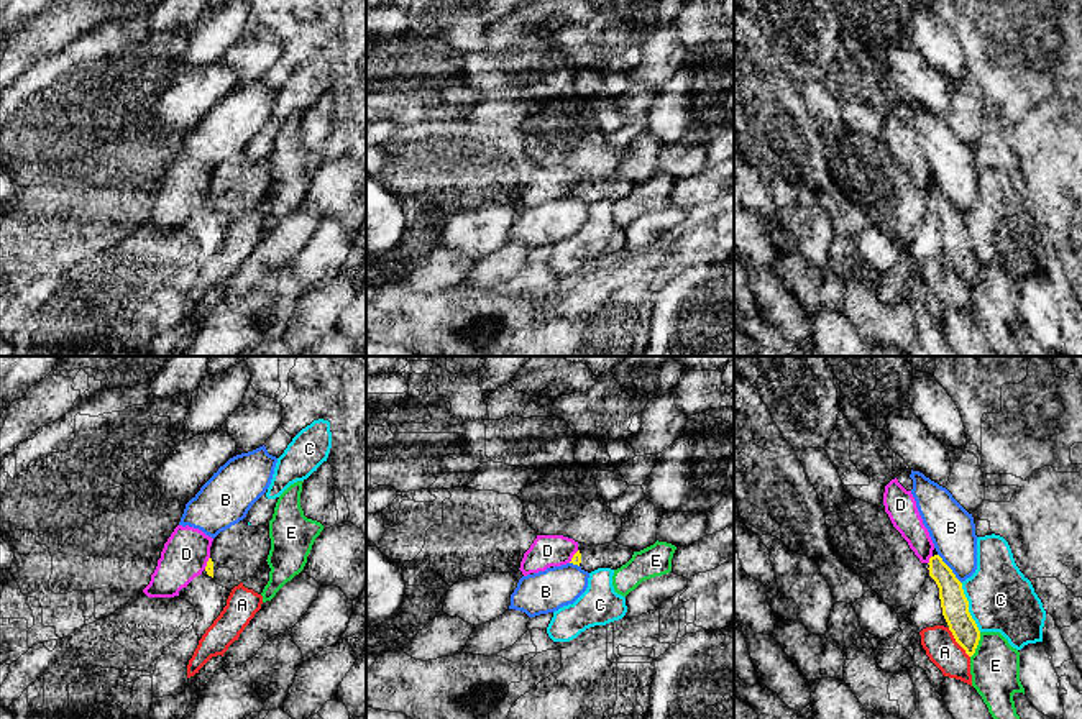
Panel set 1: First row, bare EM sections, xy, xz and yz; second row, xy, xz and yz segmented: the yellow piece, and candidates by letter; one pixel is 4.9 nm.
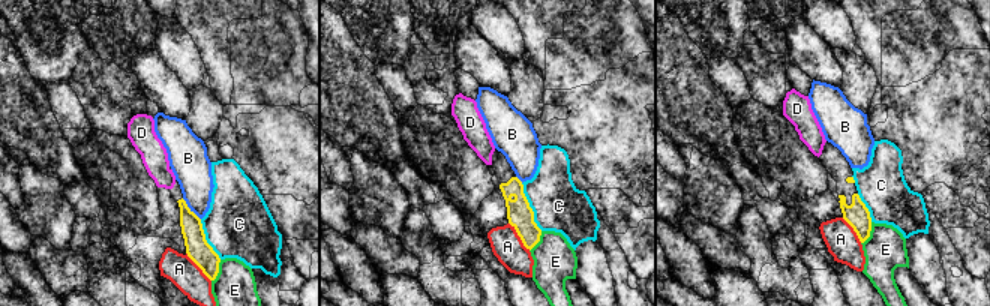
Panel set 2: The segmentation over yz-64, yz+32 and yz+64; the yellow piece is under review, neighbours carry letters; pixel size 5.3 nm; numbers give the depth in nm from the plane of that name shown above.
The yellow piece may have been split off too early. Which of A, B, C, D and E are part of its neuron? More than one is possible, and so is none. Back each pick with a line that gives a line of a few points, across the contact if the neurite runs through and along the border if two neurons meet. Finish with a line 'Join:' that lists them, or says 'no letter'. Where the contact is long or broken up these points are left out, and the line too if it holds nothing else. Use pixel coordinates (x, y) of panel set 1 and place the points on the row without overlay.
Join: no letter

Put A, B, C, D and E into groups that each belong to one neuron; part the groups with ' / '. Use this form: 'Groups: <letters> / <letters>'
Groups: A / B / C / D / E

